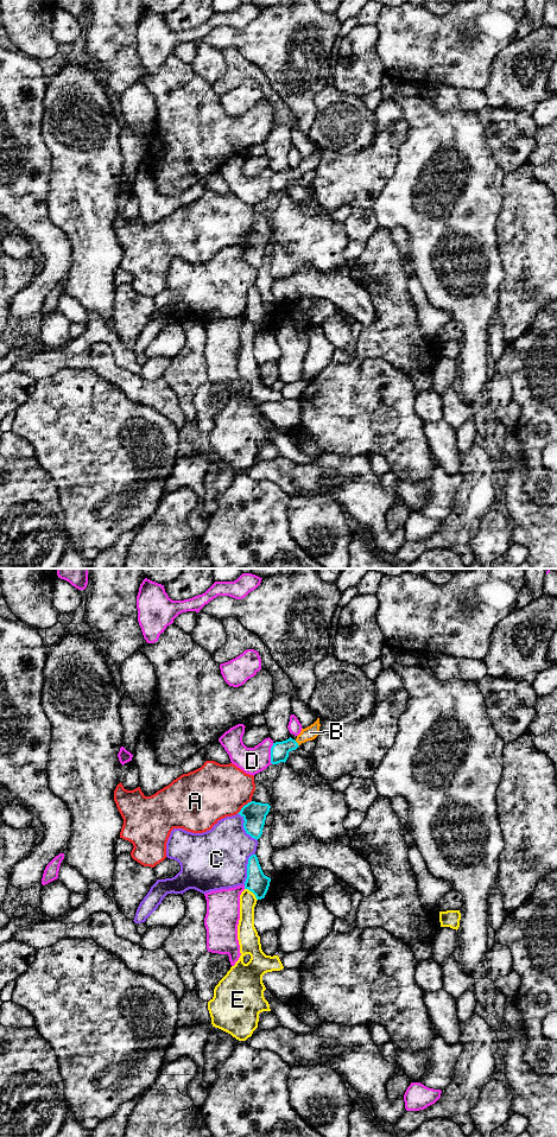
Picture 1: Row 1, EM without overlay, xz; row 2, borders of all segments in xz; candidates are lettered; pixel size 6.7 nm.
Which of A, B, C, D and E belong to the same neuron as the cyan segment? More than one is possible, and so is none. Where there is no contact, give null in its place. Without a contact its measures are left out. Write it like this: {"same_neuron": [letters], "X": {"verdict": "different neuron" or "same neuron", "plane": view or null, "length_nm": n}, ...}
{"same_neuron": ["B"], "A": {"verdict": "different neuron", "plane": "xz", "length_nm": 140}, "B": {"verdict": "same neuron", "plane": "xz", "length_nm": 50}, "C": {"verdict": "different neuron", "plane": "xz", "length_nm": 220}, "D": {"verdict": "different neuron", "plane": "xz", "length_nm": 140}, "E": {"verdict": "different neuron", "plane": "xz", "length_nm": 120}}

